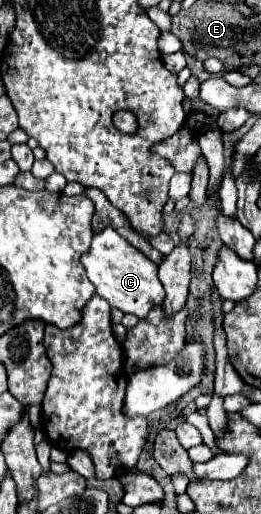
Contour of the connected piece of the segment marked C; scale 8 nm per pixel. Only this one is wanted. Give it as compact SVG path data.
M104 228L102 232L96 232L90 250L82 256L80 262L86 268L86 274L96 288L96 294L124 314L146 318L150 308L164 300L164 286L158 280L158 264L144 256L128 240L124 240L114 228Z

